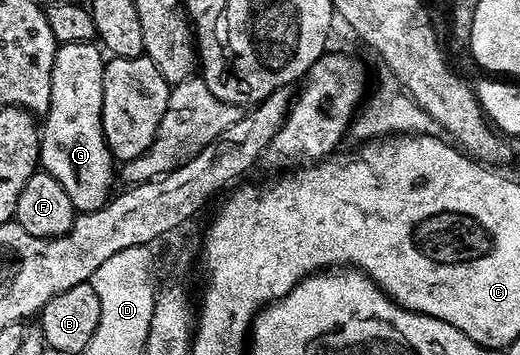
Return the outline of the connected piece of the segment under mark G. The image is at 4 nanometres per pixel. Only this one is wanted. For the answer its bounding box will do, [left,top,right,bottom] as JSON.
[38,41,116,212]

